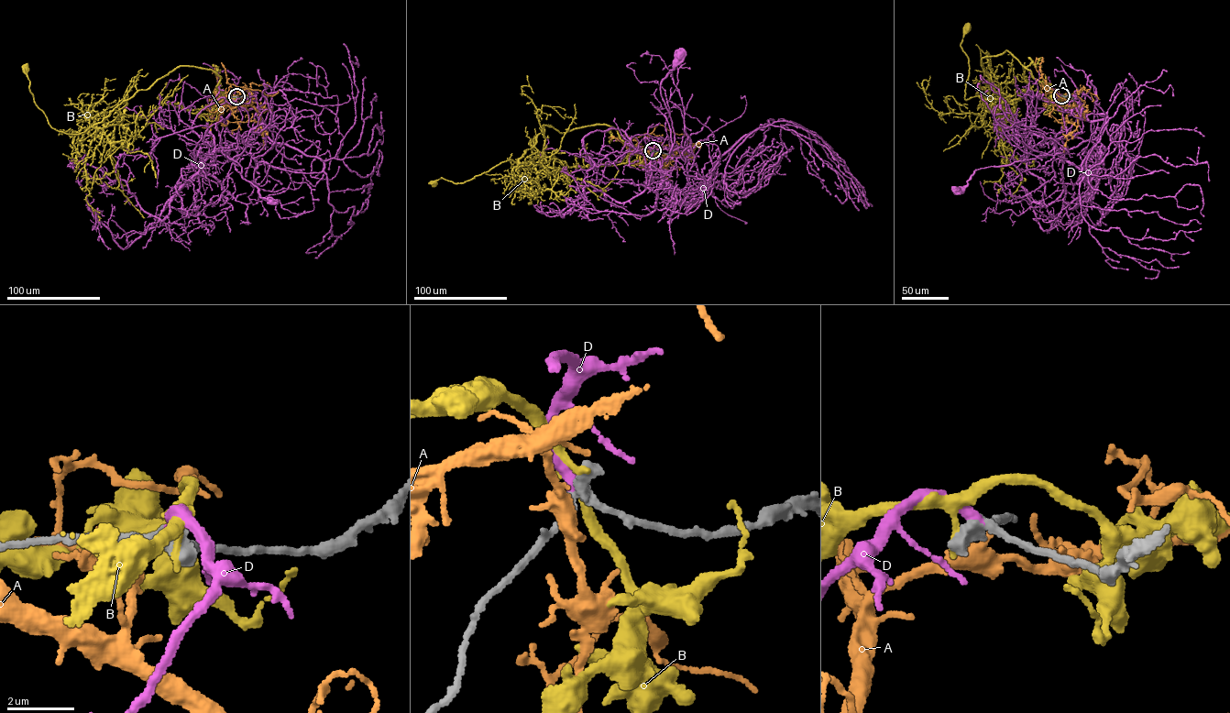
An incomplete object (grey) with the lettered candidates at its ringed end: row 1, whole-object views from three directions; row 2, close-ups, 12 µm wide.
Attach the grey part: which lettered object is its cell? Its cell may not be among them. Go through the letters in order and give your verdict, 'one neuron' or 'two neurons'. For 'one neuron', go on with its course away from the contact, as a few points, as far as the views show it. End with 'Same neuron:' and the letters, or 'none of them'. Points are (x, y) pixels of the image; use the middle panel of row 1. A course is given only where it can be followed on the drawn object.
A: two neurons
B: two neurons
D: one neuron; course (653, 150), (660, 146), (686, 149), (677, 148), (667, 159), (674, 133), (660, 90), (662, 79), (681, 54)
Same neuron: D

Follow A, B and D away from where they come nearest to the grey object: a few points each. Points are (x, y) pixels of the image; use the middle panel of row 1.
A: (653, 151), (658, 147), (687, 153), (690, 141), (658, 125), (635, 138), (635, 150)
B: (653, 150), (638, 148), (625, 162), (607, 166), (556, 169), (507, 160), (463, 182), (441, 177), (433, 183)
D: (653, 150), (660, 146), (686, 149), (677, 148), (667, 159), (674, 133), (660, 90), (662, 79), (681, 54)

